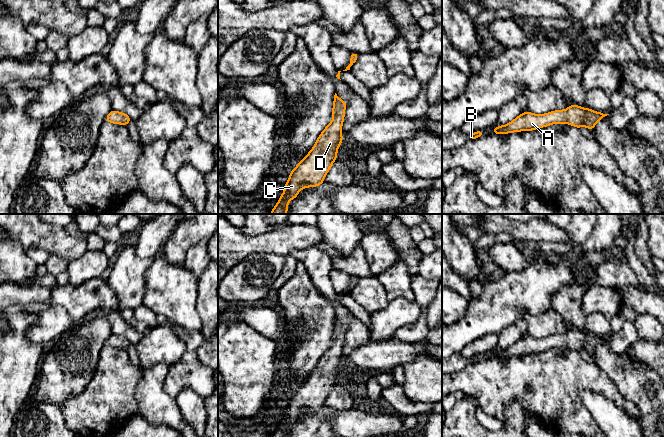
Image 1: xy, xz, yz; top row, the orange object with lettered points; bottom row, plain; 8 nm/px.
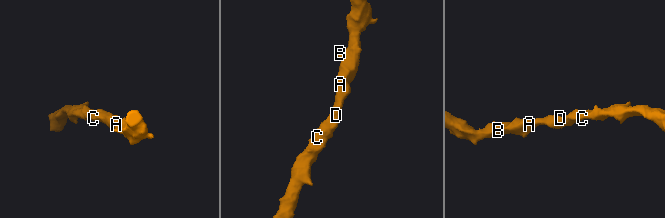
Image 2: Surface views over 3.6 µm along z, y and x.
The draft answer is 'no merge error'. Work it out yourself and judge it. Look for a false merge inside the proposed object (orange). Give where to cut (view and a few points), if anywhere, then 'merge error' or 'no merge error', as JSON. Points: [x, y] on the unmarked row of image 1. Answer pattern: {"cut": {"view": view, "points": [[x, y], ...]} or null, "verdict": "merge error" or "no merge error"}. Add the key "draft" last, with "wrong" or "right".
{"cut": null, "verdict": "no merge error", "draft": "right"}

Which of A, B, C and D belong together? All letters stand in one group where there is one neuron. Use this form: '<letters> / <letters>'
A B C D

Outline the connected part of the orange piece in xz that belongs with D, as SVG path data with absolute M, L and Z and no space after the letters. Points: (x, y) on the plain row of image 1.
M335 317L333 334L332 334L333 344L327 349L327 351L319 359L311 375L291 395L288 406L284 409L285 415L280 420L280 424L276 427L274 433L271 434L271 437L287 437L288 426L291 423L295 423L298 420L298 416L300 414L306 411L316 411L324 406L324 402L326 398L330 394L334 385L337 383L337 375L343 364L341 354L345 340L345 332L346 332L346 326L341 324Z

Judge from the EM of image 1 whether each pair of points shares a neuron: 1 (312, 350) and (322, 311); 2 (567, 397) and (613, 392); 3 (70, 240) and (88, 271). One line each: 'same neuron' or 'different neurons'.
1: same neuron
2: same neuron
3: different neurons

